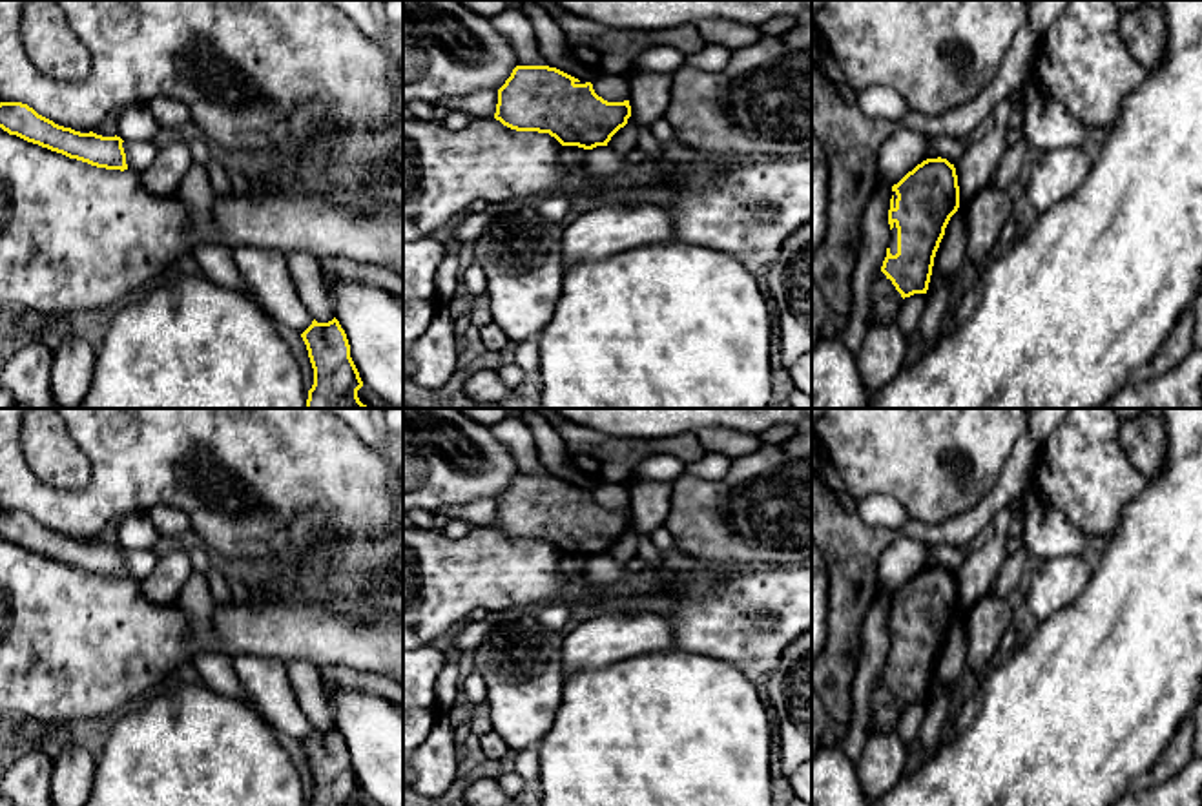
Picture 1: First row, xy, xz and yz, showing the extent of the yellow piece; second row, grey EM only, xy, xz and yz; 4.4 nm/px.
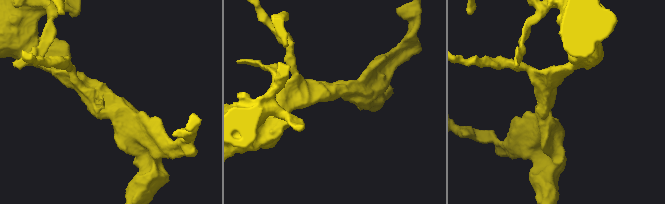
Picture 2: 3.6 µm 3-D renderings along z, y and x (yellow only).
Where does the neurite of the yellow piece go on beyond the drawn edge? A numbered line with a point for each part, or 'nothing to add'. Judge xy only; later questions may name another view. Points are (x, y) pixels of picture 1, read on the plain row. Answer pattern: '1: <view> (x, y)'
nothing to add

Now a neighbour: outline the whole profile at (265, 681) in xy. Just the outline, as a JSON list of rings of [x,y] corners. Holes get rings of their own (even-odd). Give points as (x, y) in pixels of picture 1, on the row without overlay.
[[[246,653],[232,655],[228,658],[237,678],[268,724],[275,731],[303,742],[312,733],[314,726],[297,704],[288,680],[286,664]]]

